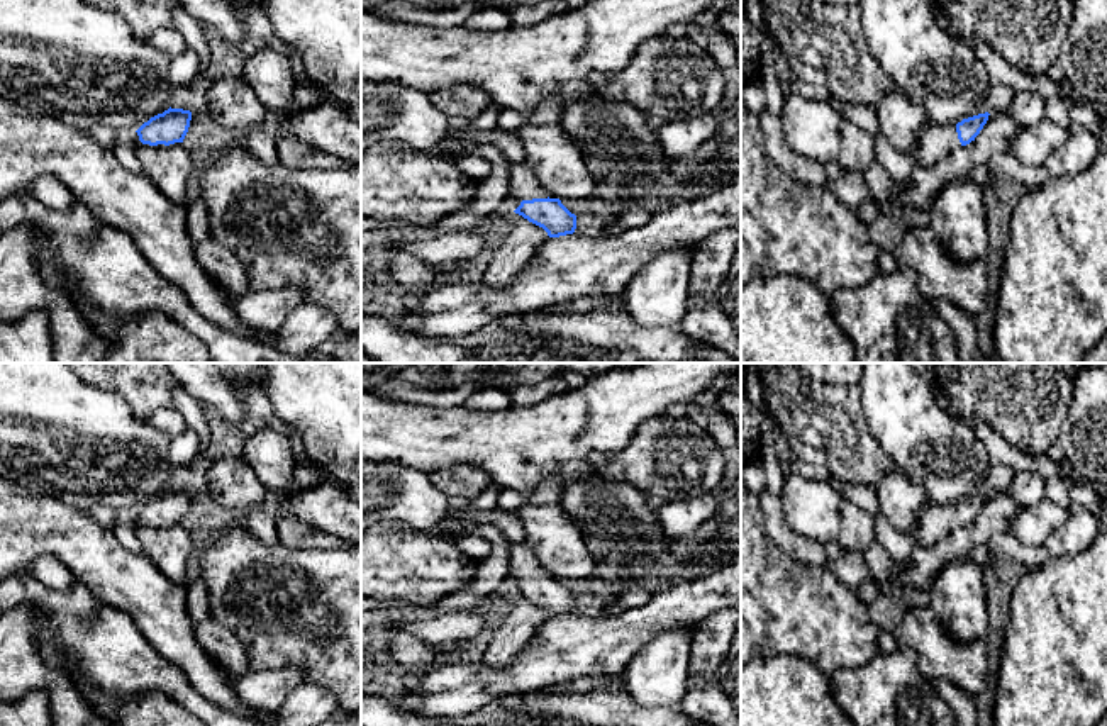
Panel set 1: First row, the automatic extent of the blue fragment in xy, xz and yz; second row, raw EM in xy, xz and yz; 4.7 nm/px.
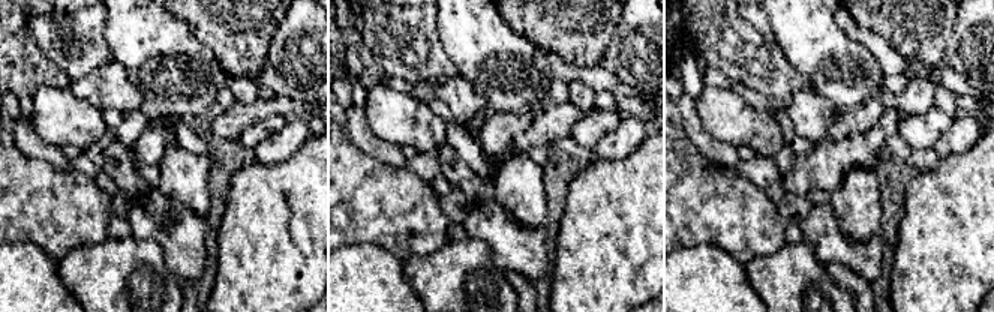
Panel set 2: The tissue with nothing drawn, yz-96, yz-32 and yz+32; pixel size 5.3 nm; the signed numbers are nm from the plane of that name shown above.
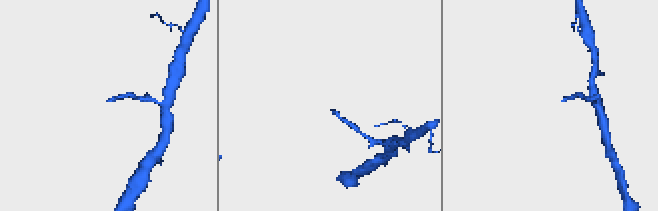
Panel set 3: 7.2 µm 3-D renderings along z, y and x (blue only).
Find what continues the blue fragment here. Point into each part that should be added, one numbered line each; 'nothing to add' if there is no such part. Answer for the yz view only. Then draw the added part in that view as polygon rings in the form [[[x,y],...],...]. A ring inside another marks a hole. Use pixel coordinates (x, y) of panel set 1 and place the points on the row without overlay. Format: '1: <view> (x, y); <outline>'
1: yz (938, 521); [[[931,504],[915,531],[915,543],[931,546],[939,543],[958,524],[958,512],[953,505]]]

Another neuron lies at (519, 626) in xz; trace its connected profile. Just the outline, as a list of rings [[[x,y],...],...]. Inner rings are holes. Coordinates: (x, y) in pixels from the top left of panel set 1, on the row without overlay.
[[[514,592],[514,607],[495,631],[481,662],[498,670],[510,668],[520,650],[548,619],[542,607]]]

